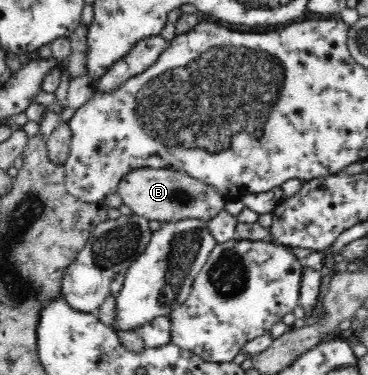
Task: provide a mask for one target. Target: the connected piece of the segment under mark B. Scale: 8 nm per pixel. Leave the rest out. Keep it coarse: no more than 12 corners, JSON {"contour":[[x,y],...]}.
{"contour":[[140,167],[116,191],[151,221],[209,221],[227,199],[171,168]]}

